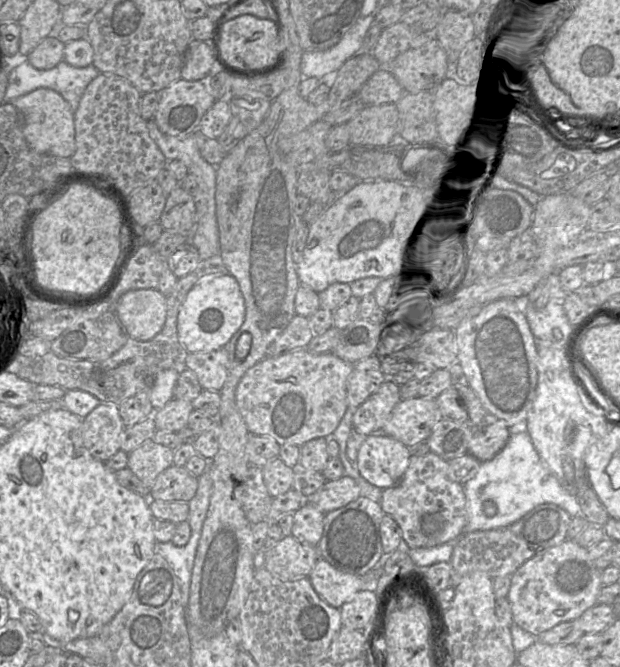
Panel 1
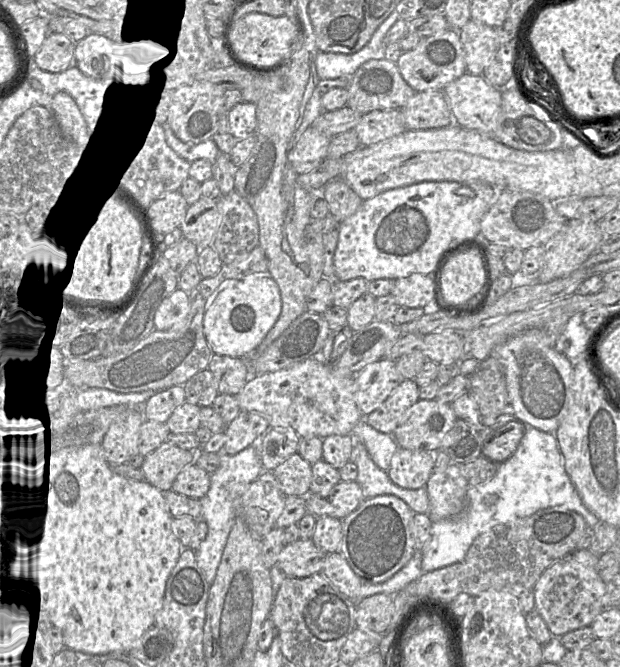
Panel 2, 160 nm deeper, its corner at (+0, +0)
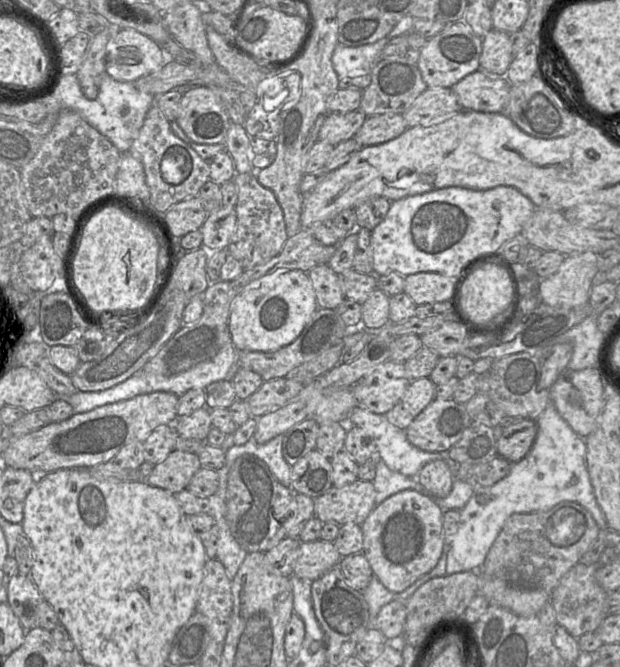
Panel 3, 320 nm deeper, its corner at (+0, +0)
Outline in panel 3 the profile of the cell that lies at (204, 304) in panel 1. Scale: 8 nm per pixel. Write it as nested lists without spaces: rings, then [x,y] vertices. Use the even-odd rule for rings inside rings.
[[[280,269],[251,282],[233,299],[228,321],[232,342],[239,351],[274,352],[291,344],[318,308],[308,273]]]

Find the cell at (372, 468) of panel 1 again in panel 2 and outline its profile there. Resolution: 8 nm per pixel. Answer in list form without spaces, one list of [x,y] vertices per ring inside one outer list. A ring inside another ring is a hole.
[[[399,448],[386,471],[391,481],[404,489],[426,486],[435,468],[435,452]]]

